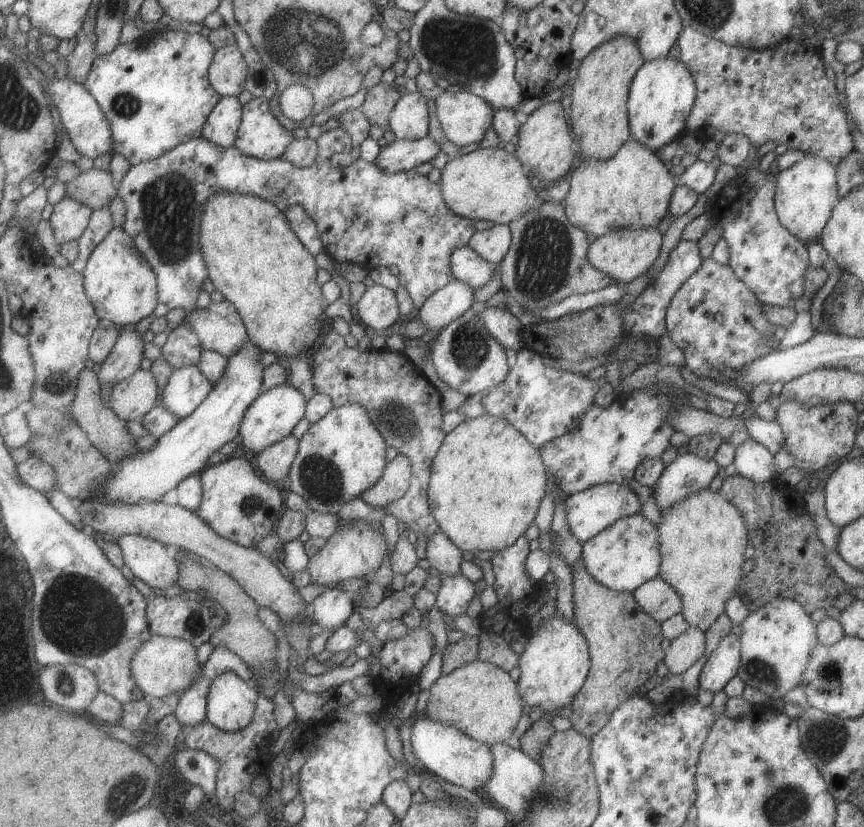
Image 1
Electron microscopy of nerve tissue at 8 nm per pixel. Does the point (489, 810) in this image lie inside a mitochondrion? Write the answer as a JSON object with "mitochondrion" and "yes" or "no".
{"mitochondrion":"no"}

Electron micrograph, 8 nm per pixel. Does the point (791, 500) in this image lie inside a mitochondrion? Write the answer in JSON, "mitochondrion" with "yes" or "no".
{"mitochondrion":"no"}

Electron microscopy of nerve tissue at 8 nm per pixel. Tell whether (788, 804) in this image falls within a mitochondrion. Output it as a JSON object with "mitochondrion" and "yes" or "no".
{"mitochondrion":"yes"}

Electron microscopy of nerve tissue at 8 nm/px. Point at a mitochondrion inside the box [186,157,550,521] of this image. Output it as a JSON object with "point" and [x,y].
{"point":[320,478]}

